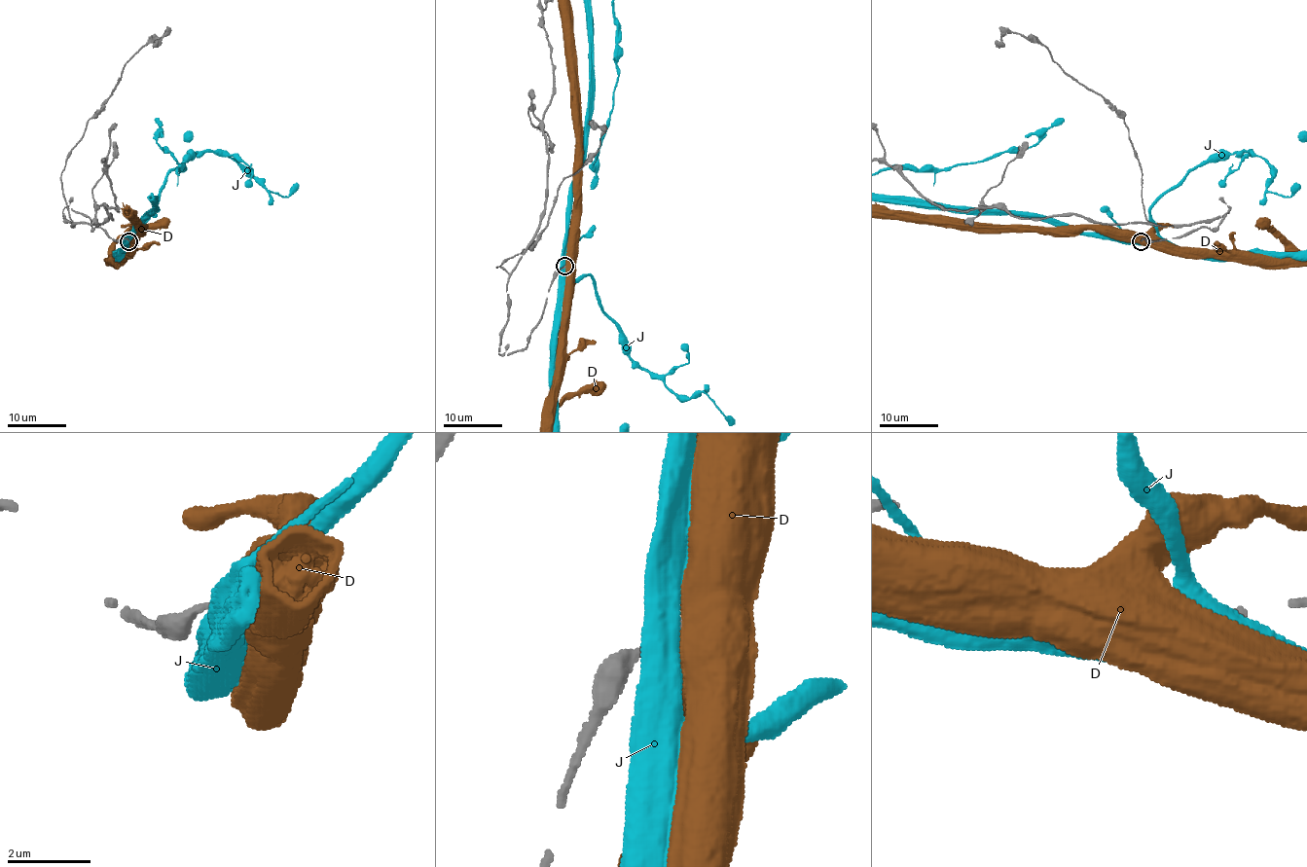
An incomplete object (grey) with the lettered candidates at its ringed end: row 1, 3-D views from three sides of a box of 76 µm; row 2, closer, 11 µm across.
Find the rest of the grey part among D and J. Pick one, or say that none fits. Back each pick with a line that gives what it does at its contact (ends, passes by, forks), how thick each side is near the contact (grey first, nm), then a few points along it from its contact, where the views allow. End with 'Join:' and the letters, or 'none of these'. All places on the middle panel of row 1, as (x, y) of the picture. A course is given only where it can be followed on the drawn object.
Join: none of these

